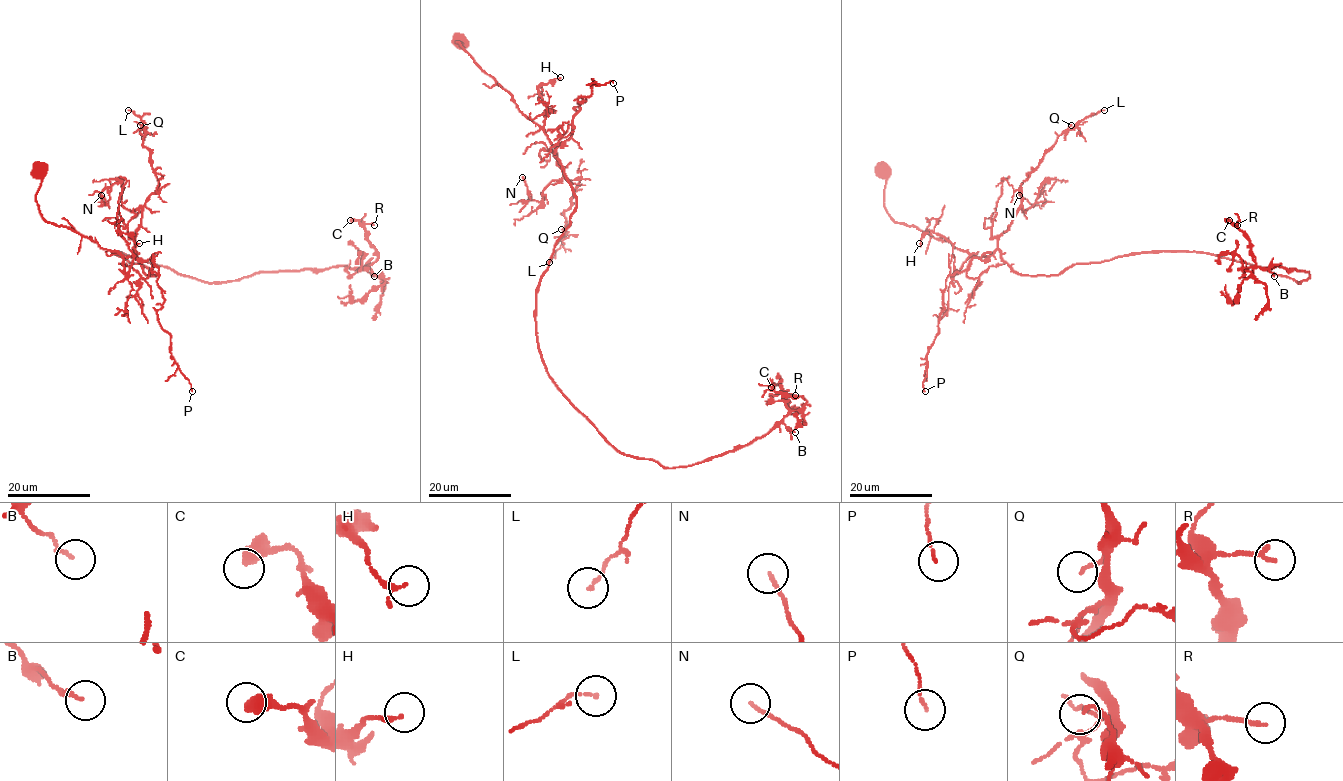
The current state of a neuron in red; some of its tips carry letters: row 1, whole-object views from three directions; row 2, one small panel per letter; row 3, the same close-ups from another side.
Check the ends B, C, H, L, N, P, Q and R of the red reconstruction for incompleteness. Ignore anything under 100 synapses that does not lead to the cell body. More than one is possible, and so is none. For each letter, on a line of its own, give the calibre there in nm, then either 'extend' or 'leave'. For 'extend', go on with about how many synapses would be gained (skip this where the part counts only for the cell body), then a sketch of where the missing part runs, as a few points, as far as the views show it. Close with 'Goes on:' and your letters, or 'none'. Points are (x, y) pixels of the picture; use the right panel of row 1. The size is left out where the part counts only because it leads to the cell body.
B: 140 nm thick; leave
C: 320 nm thick; leave
H: 140 nm thick; leave
L: 100 nm thick; leave
N: 110 nm thick; leave
P: 90 nm thick; leave
Q: 110 nm thick; leave
R: 160 nm thick; leave
Goes on: none

